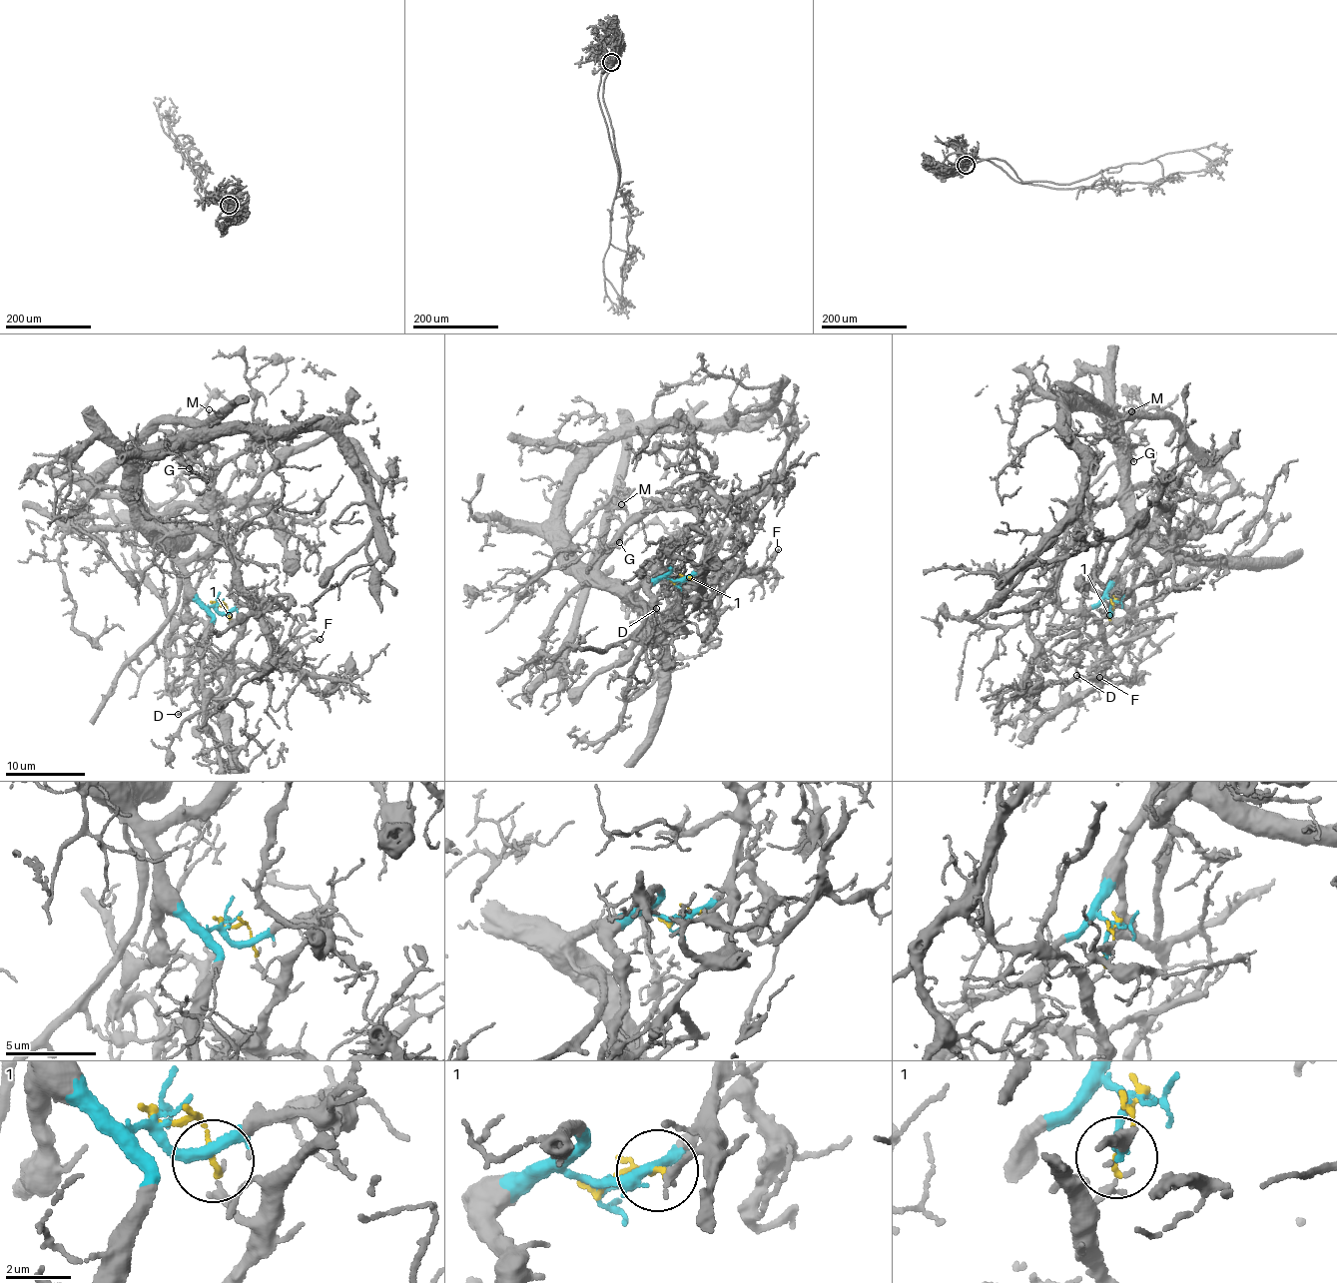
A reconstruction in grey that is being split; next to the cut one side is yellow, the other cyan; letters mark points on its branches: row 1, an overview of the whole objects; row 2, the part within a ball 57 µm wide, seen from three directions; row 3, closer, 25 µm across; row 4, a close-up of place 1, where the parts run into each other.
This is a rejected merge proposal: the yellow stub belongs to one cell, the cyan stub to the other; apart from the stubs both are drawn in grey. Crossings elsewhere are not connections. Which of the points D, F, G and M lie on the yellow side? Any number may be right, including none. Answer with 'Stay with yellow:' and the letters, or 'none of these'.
Stay with yellow: D, F

